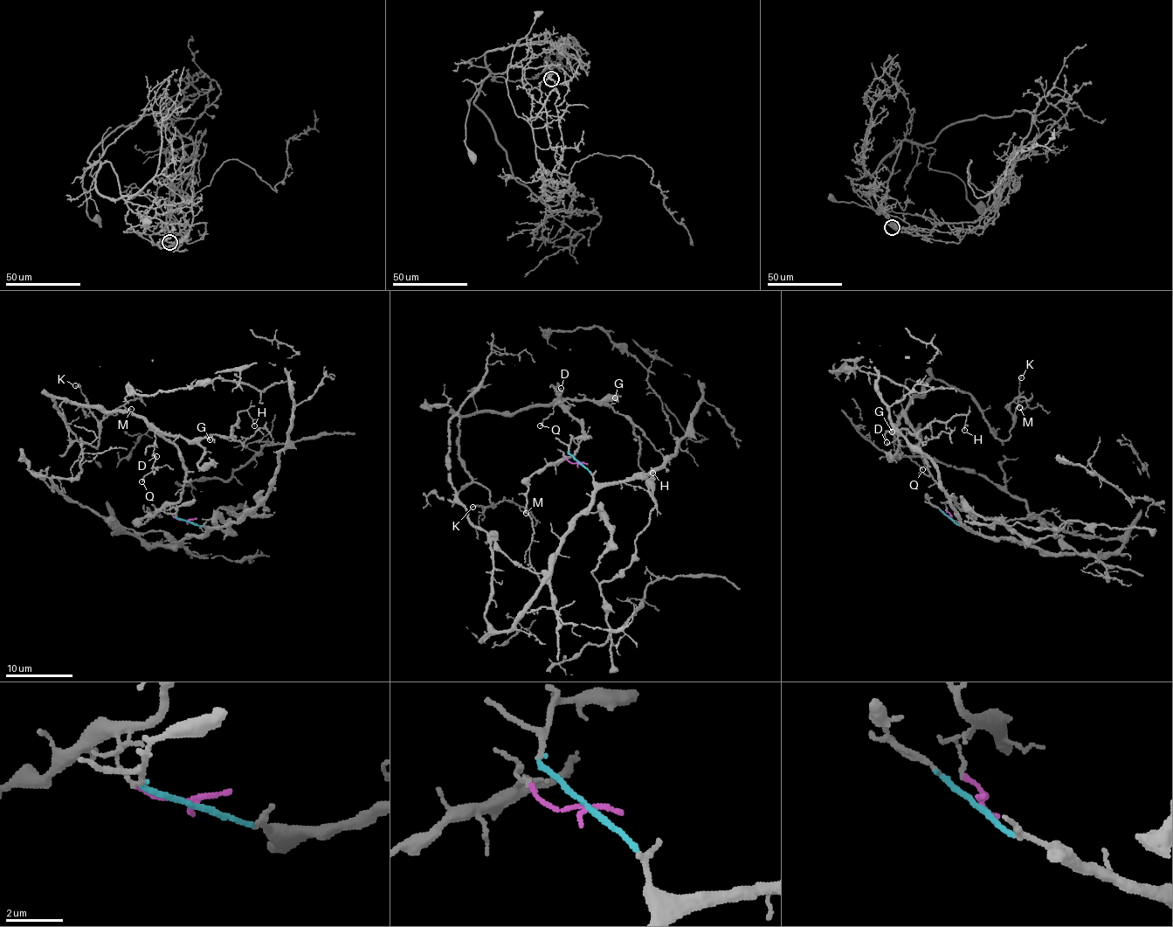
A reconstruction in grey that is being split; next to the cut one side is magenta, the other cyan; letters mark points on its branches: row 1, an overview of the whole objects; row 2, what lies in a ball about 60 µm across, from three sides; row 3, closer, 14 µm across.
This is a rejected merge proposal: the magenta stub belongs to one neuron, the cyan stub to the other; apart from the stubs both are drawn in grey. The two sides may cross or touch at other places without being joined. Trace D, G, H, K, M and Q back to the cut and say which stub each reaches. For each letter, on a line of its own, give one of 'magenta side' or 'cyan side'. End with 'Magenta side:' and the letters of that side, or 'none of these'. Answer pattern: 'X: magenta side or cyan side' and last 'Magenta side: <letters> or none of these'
D: magenta side
G: magenta side
H: magenta side
K: magenta side
M: magenta side
Q: magenta side
Magenta side: D, G, H, K, M, Q

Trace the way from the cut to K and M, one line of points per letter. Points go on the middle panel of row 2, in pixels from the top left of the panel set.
K: (579, 461), (562, 455), (583, 430), (559, 406), (475, 412), (460, 420), (458, 455), (492, 504), (472, 506)
M: (579, 461), (562, 455), (583, 430), (555, 404), (465, 415), (458, 455), (492, 504), (527, 513)

